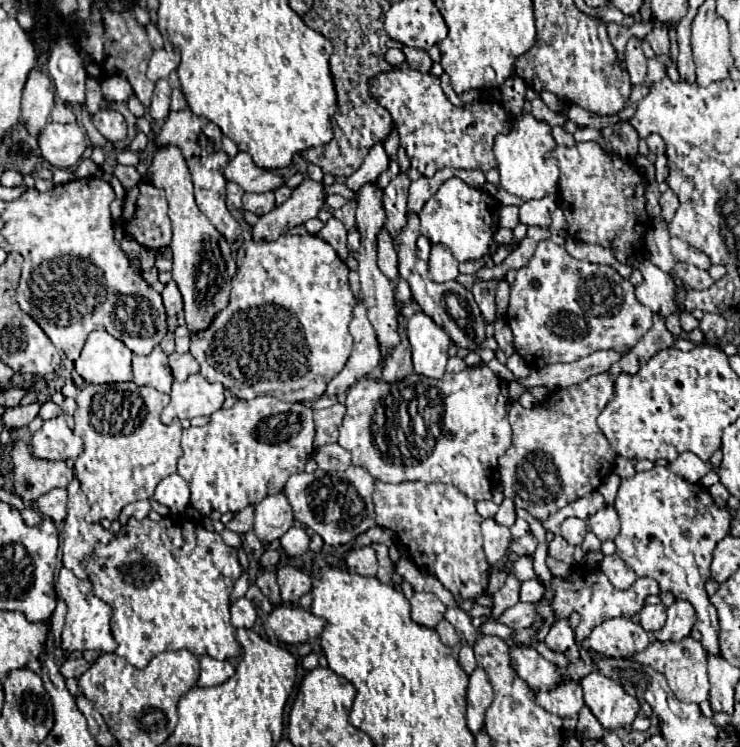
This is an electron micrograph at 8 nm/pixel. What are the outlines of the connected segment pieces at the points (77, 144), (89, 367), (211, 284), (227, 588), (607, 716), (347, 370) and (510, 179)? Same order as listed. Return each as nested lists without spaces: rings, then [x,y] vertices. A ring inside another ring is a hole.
[[[49,122],[39,134],[39,148],[51,166],[71,168],[79,164],[87,148],[87,136],[77,124]]]
[[[95,330],[87,336],[81,350],[81,358],[75,362],[75,370],[89,384],[129,382],[133,352],[123,346],[115,336],[105,330]]]
[[[157,146],[153,162],[143,178],[167,192],[169,218],[173,226],[173,280],[177,282],[185,302],[187,328],[191,334],[197,334],[199,330],[207,330],[207,326],[217,318],[217,314],[227,308],[231,278],[237,272],[231,248],[227,240],[215,230],[215,226],[207,220],[207,216],[197,208],[189,168],[177,146]]]
[[[171,516],[159,522],[151,518],[129,518],[113,542],[95,546],[87,562],[87,574],[95,596],[113,610],[111,632],[117,642],[115,654],[135,668],[145,668],[153,656],[165,650],[189,650],[195,656],[211,656],[215,660],[239,656],[241,646],[235,640],[235,628],[229,620],[229,598],[235,580],[241,576],[241,564],[237,550],[225,546],[217,532],[209,532],[197,522]]]
[[[593,672],[581,680],[581,686],[585,692],[585,704],[591,708],[593,716],[601,722],[603,728],[627,728],[633,724],[639,712],[639,702],[617,682],[599,672]]]
[[[357,300],[353,308],[353,320],[351,320],[351,336],[353,336],[353,352],[345,364],[345,368],[333,376],[333,380],[327,386],[327,396],[339,396],[347,392],[359,378],[371,374],[379,362],[381,362],[381,350],[379,340],[375,338],[375,330],[367,318],[367,306],[363,300]]]
[[[531,114],[519,116],[507,136],[501,134],[495,138],[495,158],[501,172],[501,188],[509,194],[519,196],[525,202],[555,194],[559,184],[559,168],[555,160],[545,158],[545,154],[553,148],[555,140],[551,138],[551,128],[545,122],[537,122]]]

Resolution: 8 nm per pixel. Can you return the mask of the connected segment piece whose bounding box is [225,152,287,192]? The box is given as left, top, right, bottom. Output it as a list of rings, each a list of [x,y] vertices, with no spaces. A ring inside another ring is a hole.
[[[239,152],[225,168],[225,178],[243,186],[245,192],[273,192],[287,184],[287,176],[255,166],[247,152]]]

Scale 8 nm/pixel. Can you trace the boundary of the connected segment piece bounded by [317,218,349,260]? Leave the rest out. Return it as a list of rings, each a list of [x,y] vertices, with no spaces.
[[[337,218],[327,220],[317,236],[321,240],[325,240],[327,244],[331,244],[341,260],[347,260],[347,256],[349,256],[349,250],[347,250],[347,230],[343,228],[343,224]]]

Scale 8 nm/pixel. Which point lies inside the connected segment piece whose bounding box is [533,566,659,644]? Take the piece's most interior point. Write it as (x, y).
(588, 592)

